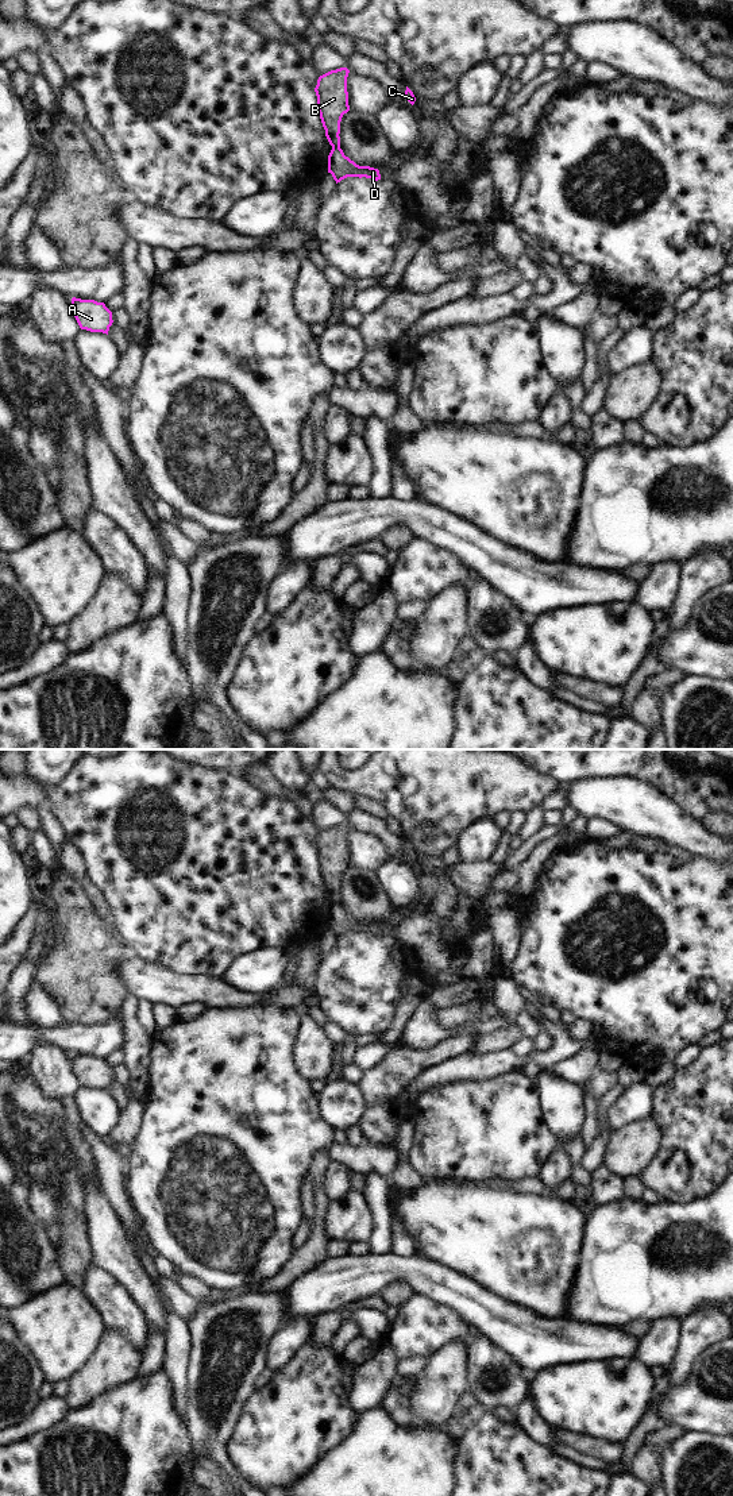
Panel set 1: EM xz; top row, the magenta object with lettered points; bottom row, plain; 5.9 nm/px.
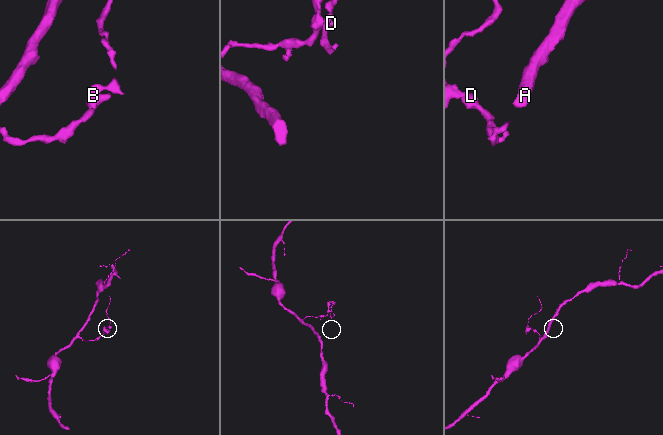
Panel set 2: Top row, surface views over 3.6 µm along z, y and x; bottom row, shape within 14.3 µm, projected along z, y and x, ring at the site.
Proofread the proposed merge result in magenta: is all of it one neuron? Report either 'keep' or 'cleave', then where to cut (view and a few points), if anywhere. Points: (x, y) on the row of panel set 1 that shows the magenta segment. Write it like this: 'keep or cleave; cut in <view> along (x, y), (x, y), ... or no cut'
cleave; cut in xz along (332, 146), (339, 149)

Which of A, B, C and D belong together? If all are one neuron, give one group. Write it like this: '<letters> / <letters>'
A D / B C

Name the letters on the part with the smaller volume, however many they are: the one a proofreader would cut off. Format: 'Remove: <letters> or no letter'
Remove: B, C

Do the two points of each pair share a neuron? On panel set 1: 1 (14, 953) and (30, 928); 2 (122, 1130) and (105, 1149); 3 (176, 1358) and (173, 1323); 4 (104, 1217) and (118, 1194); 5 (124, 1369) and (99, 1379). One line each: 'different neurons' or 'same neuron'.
1: same neuron
2: different neurons
3: same neuron
4: different neurons
5: same neuron

